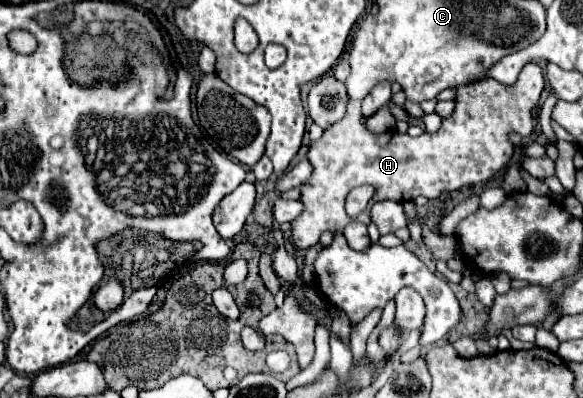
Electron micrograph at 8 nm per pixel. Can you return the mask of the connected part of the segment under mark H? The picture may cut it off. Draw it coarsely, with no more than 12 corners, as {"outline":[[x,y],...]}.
{"outline":[[542,69],[456,87],[436,133],[372,133],[360,101],[310,145],[294,245],[352,221],[346,195],[486,183],[532,133]]}

